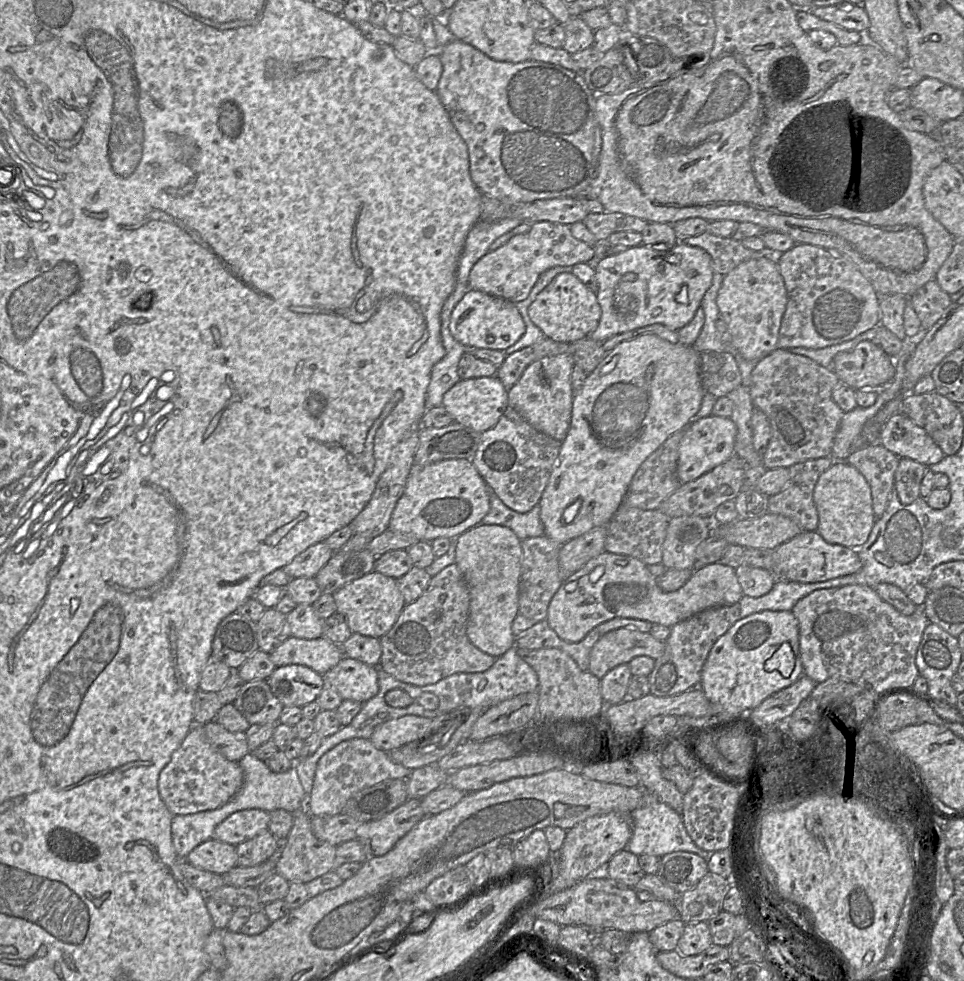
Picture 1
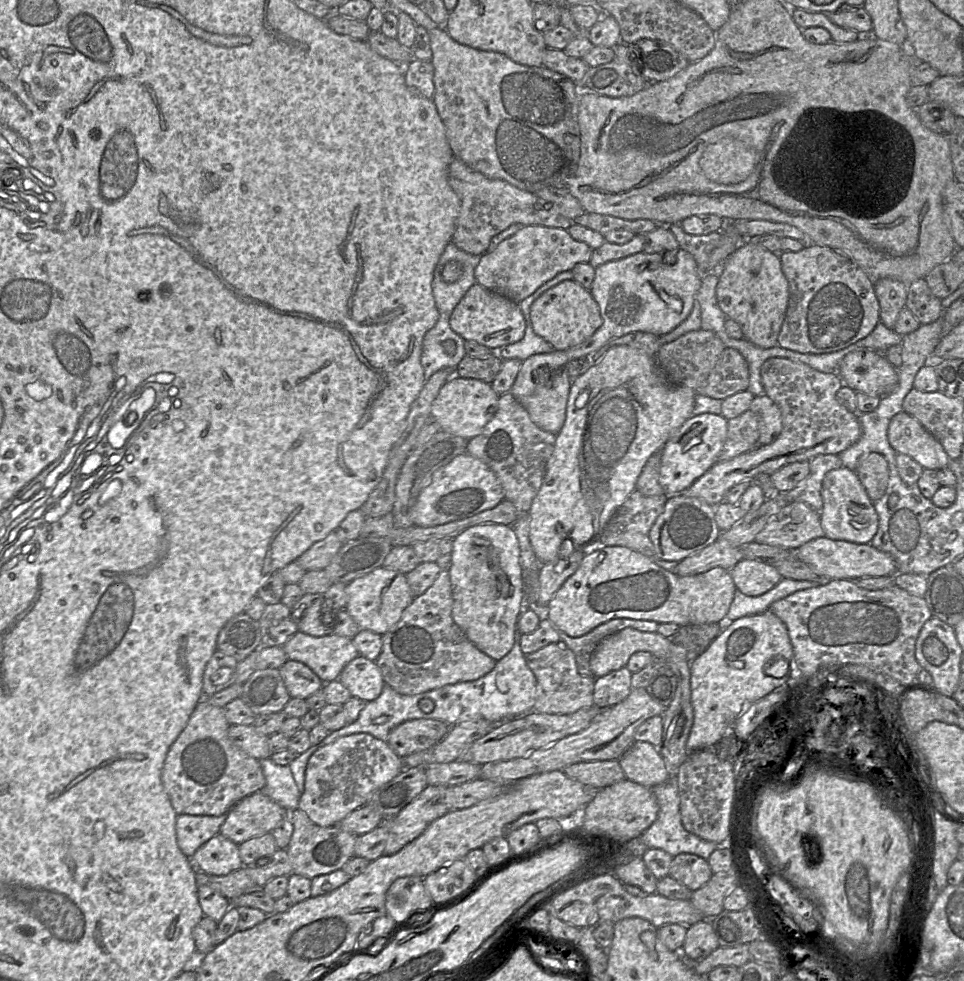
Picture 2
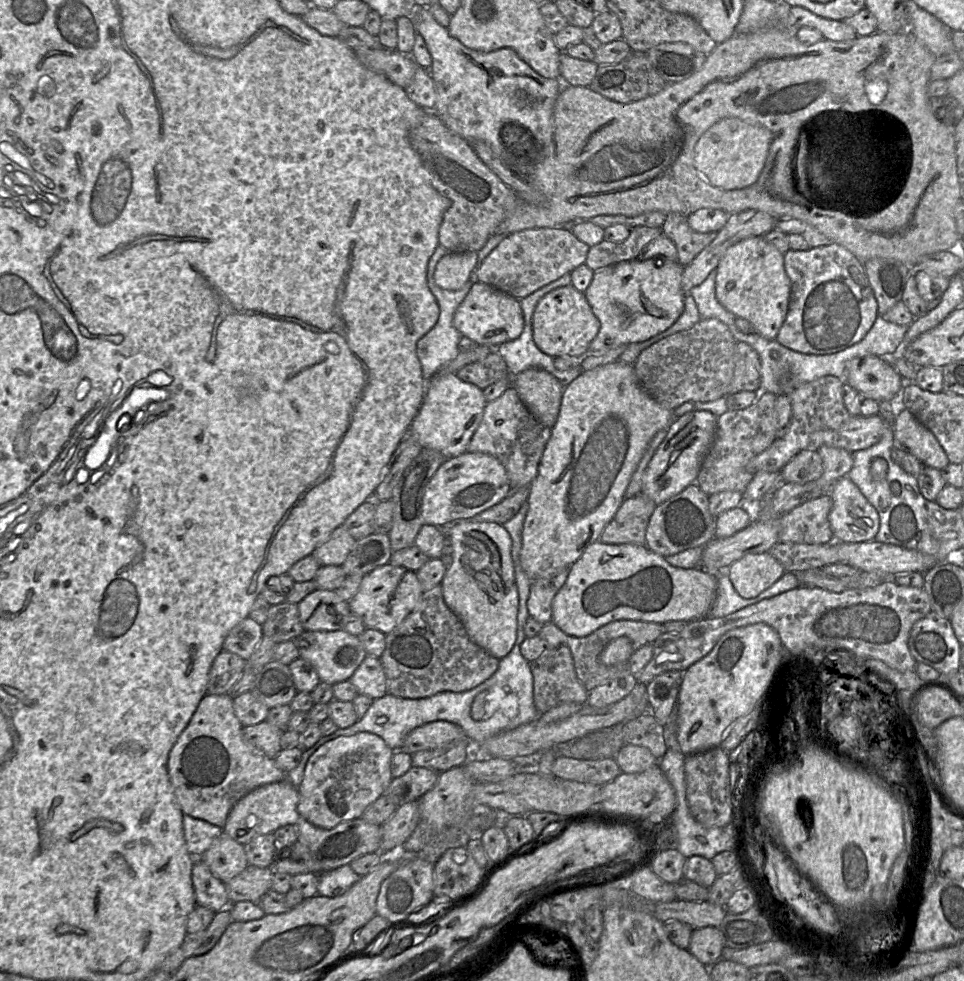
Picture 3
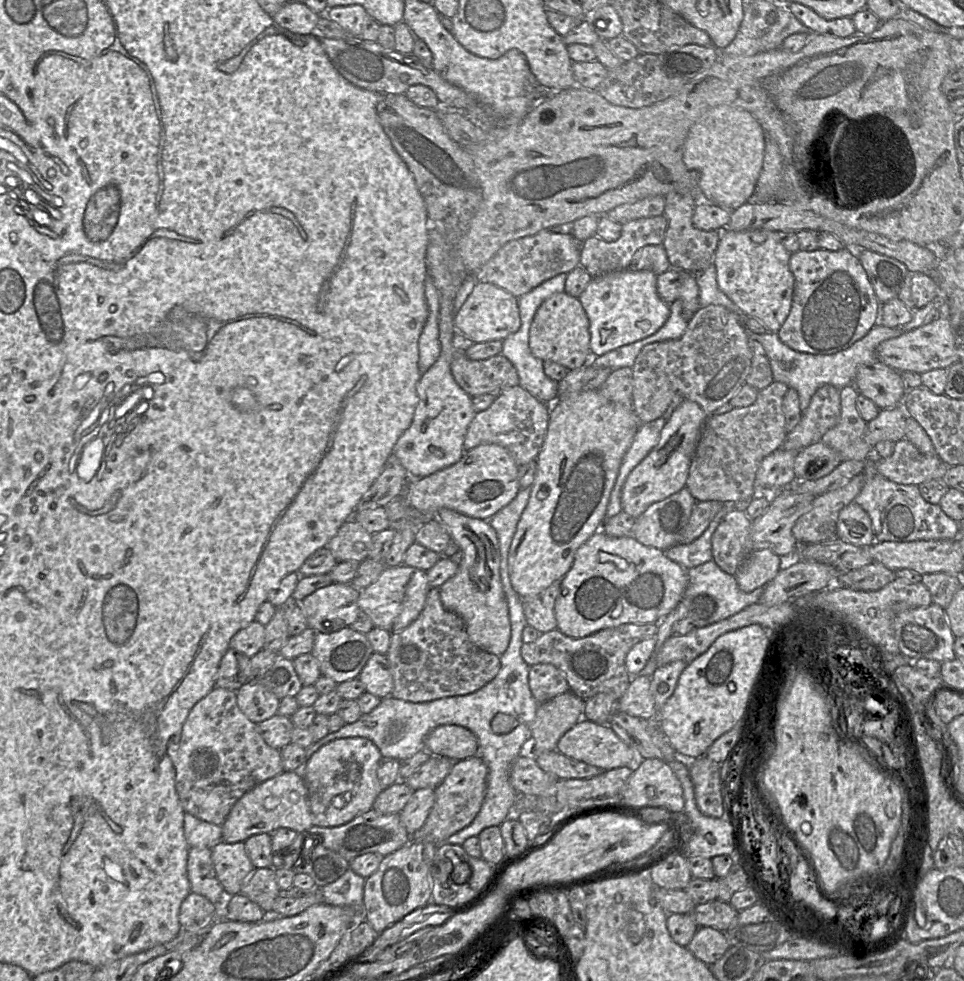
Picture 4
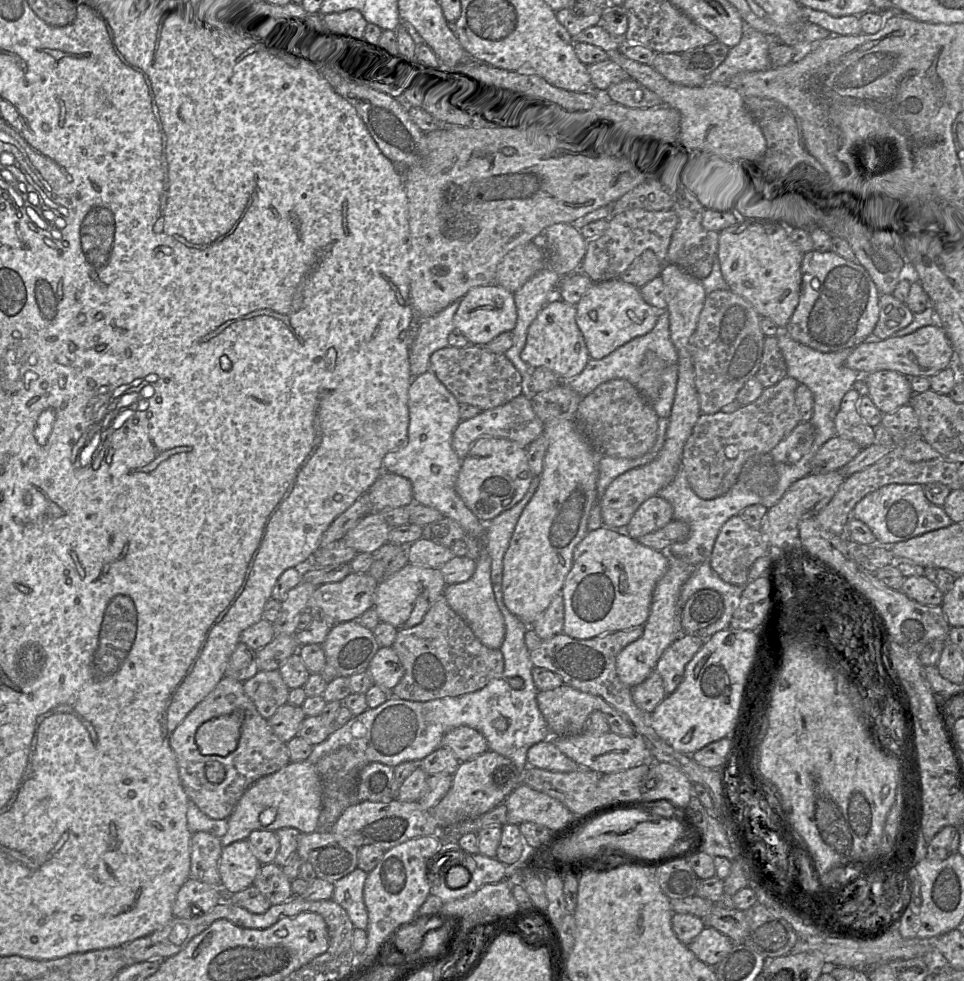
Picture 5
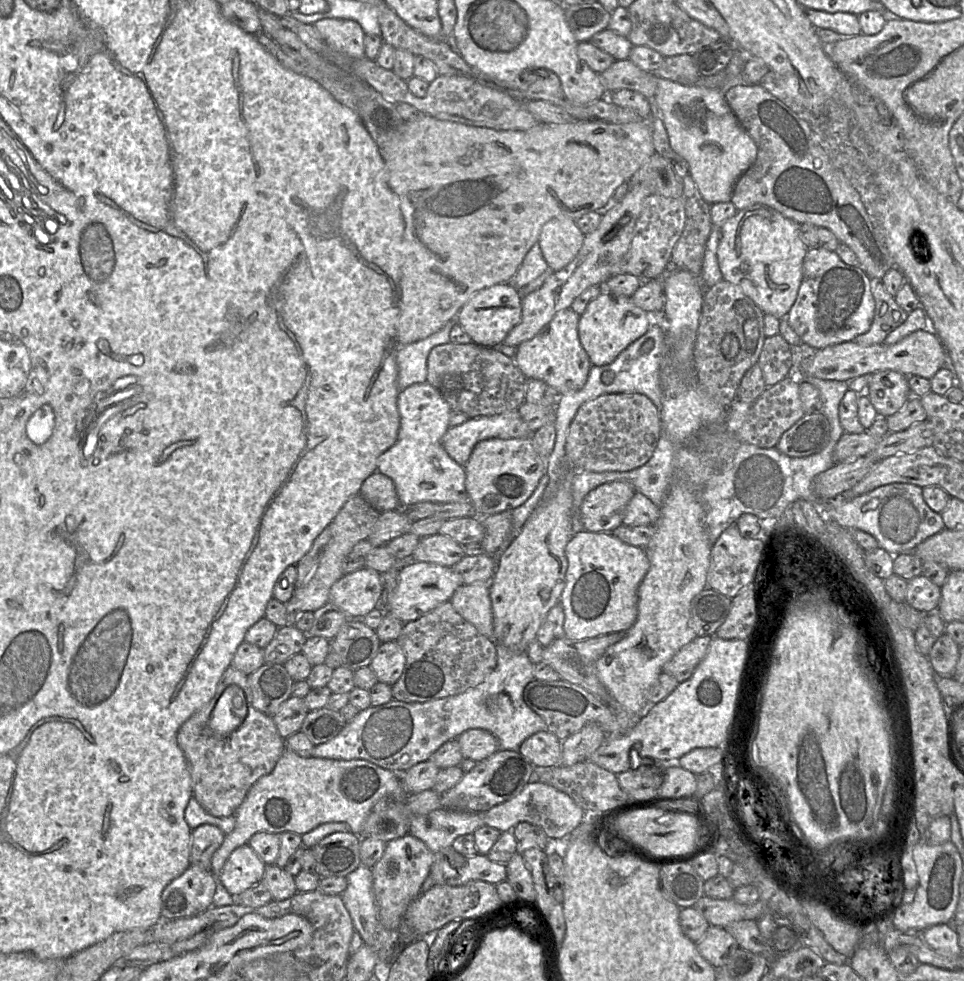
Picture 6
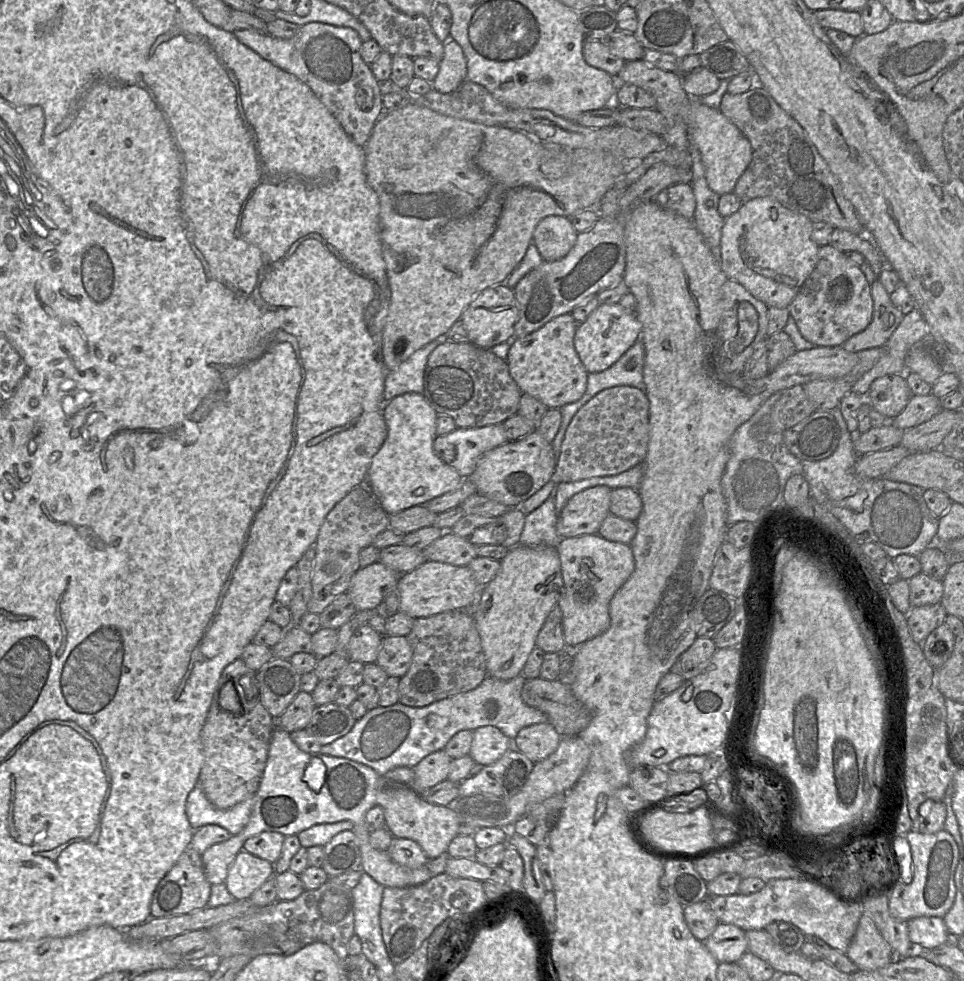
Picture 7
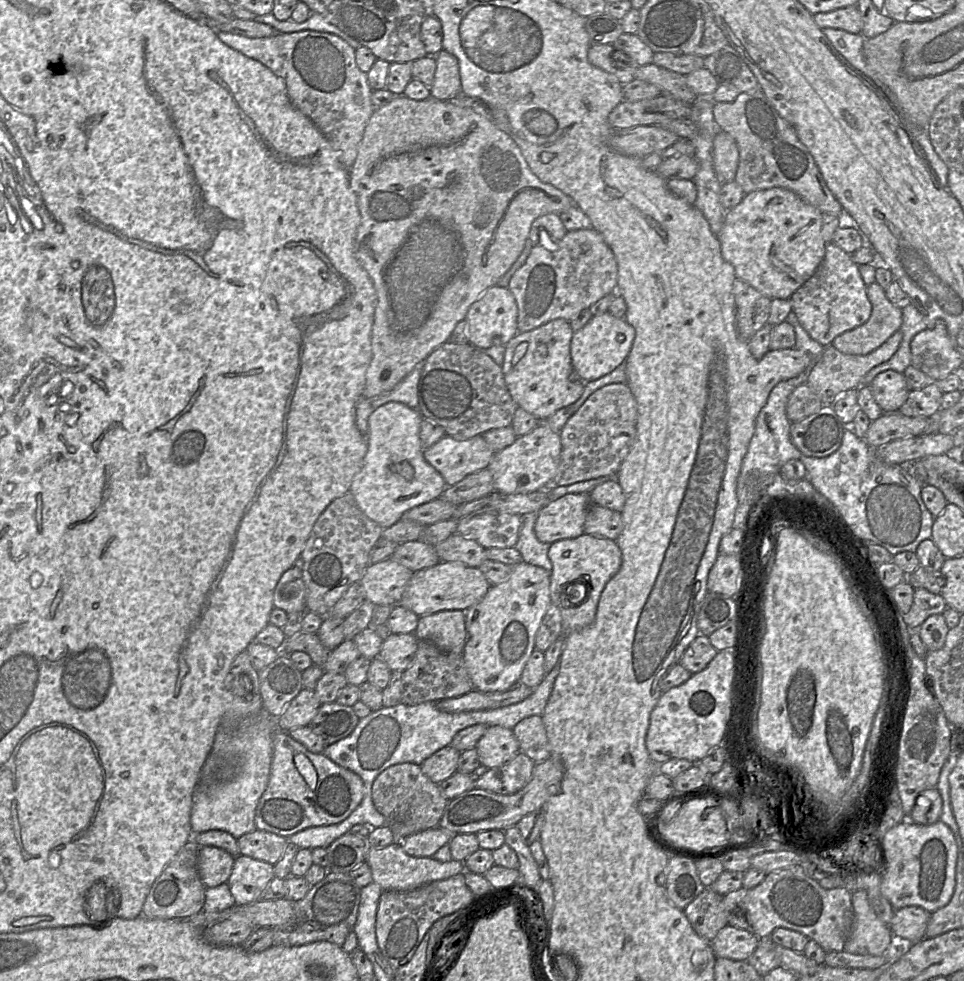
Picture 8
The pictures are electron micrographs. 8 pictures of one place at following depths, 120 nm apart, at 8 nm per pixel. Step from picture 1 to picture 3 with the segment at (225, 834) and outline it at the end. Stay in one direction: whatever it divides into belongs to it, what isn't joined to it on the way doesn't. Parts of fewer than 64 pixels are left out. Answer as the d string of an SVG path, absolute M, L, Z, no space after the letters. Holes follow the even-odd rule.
M287 779L262 785L242 797L230 810L223 832L238 843L245 845L259 835L274 833L285 825L296 825L300 818L297 810L298 788Z

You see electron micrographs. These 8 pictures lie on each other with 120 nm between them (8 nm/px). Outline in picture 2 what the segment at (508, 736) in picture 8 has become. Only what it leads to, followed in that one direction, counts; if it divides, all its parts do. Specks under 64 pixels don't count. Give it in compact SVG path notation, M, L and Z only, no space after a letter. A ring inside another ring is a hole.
M409 720L393 728L386 742L400 758L405 758L416 752L431 750L447 735L450 728L440 720Z

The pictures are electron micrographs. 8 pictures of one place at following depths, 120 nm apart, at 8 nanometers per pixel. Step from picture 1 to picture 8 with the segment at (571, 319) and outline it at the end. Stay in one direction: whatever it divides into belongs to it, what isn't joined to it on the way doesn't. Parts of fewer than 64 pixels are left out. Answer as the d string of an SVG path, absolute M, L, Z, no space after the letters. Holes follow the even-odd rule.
M559 318L531 331L518 332L505 345L501 365L507 389L518 407L546 420L558 409L576 402L584 389L584 383L574 372L570 343L573 336L568 320Z

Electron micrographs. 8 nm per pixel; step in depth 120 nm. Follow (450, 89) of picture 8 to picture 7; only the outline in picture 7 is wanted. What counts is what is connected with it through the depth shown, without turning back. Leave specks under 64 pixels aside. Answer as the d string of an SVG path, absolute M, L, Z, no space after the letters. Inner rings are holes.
M451 37L443 43L444 55L432 83L433 89L446 94L467 80L467 62L462 48Z

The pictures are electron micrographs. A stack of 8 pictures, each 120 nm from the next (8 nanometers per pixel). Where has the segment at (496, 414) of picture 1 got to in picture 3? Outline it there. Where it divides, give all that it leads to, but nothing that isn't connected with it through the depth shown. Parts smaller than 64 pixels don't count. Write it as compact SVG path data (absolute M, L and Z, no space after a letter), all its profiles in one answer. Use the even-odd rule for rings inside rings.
M437 372L427 380L423 402L408 434L422 448L437 450L447 459L459 456L467 451L470 440L481 423L486 405L482 389L460 380L454 373Z

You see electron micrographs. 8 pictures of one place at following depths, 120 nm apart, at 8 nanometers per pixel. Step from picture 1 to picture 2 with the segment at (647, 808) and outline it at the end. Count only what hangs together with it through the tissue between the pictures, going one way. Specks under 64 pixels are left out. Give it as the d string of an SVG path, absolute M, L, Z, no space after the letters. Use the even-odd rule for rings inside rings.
M669 776L665 782L650 789L657 800L659 811L655 821L640 835L648 848L664 850L671 856L690 853L707 860L714 850L724 845L704 840L684 828L680 815L680 798L676 776Z

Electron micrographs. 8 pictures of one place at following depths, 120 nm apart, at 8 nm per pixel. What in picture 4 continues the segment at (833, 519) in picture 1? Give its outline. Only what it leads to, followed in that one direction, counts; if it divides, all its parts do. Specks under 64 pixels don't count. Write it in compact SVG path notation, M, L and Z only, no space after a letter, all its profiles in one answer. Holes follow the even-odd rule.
M855 501L845 506L838 515L836 536L856 546L870 546L874 543L872 522L868 513Z

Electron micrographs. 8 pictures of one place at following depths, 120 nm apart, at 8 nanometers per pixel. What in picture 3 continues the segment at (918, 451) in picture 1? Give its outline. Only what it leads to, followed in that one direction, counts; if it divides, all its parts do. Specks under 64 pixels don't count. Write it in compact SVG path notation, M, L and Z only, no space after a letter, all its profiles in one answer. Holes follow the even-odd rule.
M898 407L893 421L896 443L914 455L924 466L943 470L948 457L935 435L908 409Z

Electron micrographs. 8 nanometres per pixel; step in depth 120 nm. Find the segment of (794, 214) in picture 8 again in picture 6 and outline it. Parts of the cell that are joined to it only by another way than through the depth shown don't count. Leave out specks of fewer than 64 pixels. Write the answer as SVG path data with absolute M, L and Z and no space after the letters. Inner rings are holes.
M756 204L738 210L734 216L720 226L720 239L717 247L718 265L723 279L738 285L764 312L785 319L793 306L803 279L803 260L809 250L799 235L799 224L783 216L777 210Z

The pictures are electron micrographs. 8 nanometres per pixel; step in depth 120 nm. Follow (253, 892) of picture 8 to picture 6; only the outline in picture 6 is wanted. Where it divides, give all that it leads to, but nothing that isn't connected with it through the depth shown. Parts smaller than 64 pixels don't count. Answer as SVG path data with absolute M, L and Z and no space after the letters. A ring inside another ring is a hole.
M246 843L229 855L217 880L235 897L261 882L265 868L266 864Z

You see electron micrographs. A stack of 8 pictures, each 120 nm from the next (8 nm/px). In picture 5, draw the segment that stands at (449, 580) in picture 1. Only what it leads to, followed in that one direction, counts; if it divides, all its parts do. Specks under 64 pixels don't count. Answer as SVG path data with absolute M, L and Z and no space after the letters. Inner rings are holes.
M444 595L432 604L419 624L398 630L392 648L404 668L404 675L389 693L403 700L425 702L472 693L501 676L504 669L500 649L483 645L451 609Z

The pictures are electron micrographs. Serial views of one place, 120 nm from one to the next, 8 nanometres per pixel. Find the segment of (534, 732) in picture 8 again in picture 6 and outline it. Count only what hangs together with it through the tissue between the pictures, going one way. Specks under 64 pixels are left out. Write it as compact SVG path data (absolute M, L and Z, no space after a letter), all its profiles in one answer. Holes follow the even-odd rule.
M548 730L540 731L522 742L519 753L535 769L559 766L561 765L561 742Z

